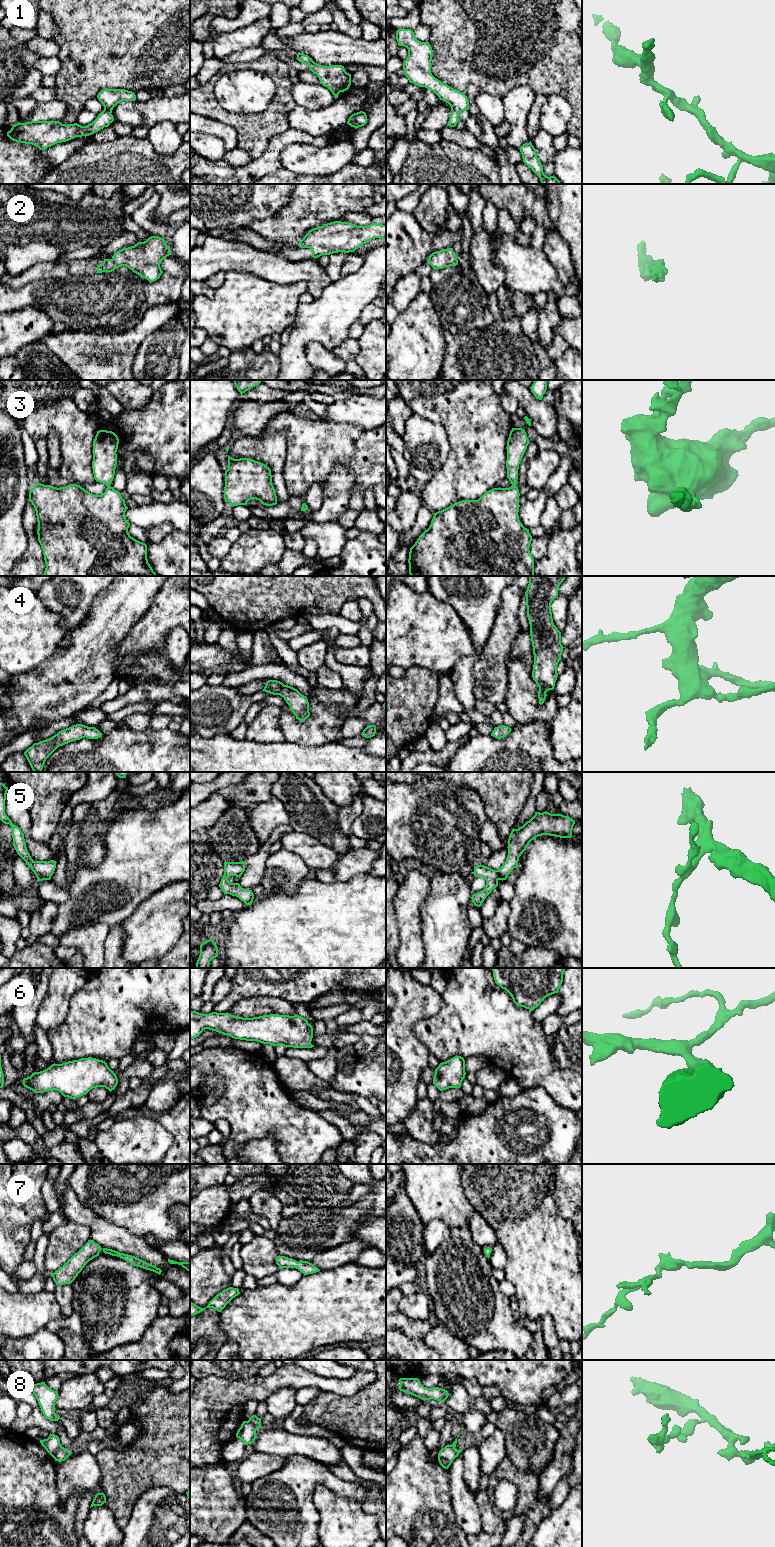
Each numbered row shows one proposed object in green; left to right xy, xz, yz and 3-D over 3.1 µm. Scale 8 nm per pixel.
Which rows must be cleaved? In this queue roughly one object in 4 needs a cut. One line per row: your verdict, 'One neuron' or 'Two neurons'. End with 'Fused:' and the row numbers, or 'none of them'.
1: One neuron
2: One neuron
3: One neuron
4: One neuron
5: One neuron
6: One neuron
7: One neuron
8: Two neurons
Fused: 8

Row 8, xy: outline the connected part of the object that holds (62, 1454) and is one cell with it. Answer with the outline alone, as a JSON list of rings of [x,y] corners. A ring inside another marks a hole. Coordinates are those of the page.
[[[61,1446],[53,1458],[55,1461],[62,1462],[65,1461],[71,1454],[71,1452]]]

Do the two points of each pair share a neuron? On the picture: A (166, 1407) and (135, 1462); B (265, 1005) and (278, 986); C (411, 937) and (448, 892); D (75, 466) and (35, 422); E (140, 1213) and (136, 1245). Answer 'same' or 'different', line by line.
A: same
B: different
C: different
D: same
E: different

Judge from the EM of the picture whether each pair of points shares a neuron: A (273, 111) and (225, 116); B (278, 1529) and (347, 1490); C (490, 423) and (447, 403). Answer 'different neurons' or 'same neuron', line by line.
A: same neuron
B: same neuron
C: same neuron

